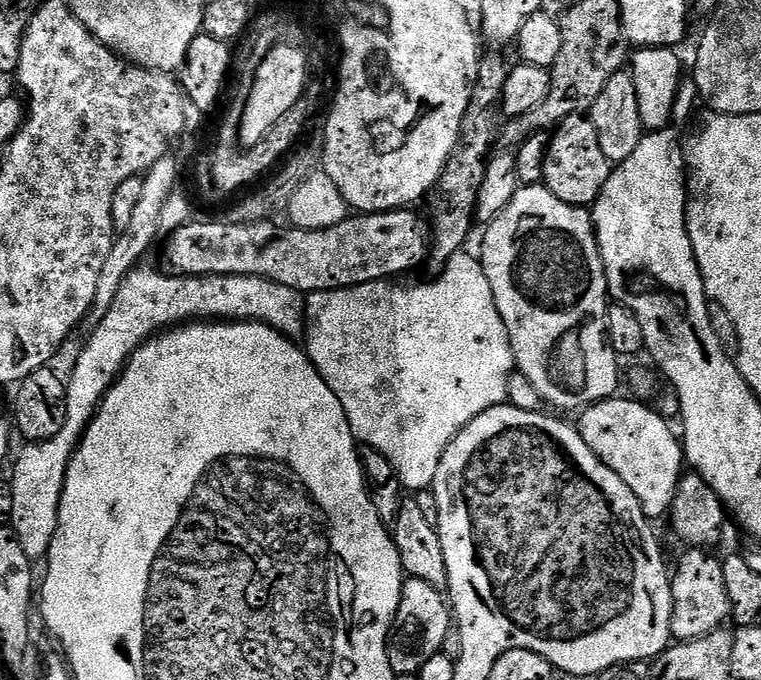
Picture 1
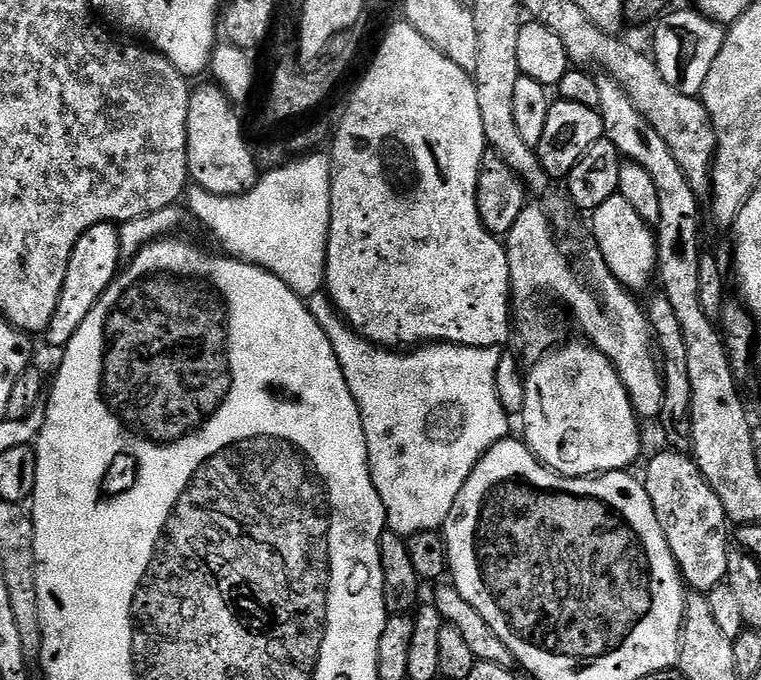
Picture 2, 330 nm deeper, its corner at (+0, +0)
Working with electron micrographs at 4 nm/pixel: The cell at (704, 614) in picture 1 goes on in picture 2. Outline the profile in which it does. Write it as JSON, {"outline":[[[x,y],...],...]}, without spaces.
{"outline":[[[680,450],[667,451],[649,462],[642,483],[685,585],[691,591],[707,594],[726,580],[730,521],[722,502],[718,502],[718,494],[714,494],[691,455]]]}

